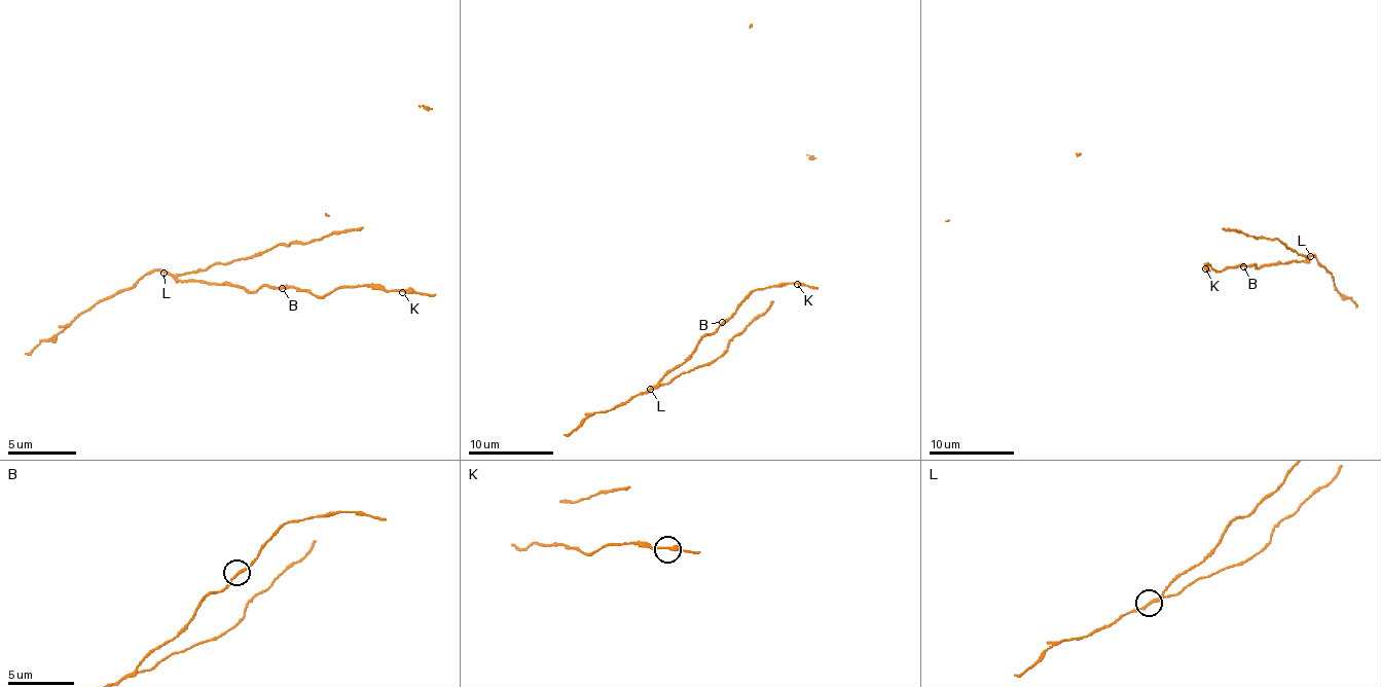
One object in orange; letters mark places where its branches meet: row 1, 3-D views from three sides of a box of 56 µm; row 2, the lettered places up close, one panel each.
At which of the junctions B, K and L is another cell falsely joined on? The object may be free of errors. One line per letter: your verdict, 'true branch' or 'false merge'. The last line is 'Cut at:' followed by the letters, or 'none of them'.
B: true branch
K: true branch
L: false merge
Cut at: L

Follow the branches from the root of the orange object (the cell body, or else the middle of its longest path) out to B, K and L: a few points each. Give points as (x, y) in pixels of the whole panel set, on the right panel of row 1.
B: (1239, 230), (1256, 239), (1277, 239), (1304, 255), (1300, 261), (1262, 263), (1258, 268), (1254, 263), (1243, 266)
K: (1239, 230), (1256, 239), (1277, 239), (1304, 257), (1258, 268), (1254, 263), (1222, 270), (1207, 263), (1205, 268)
L: (1239, 230), (1256, 239), (1277, 239), (1289, 249), (1307, 257), (1311, 255)

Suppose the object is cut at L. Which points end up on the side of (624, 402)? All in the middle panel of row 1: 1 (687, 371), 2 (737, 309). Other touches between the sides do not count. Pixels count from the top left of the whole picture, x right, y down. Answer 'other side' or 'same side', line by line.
1: same side
2: other side

